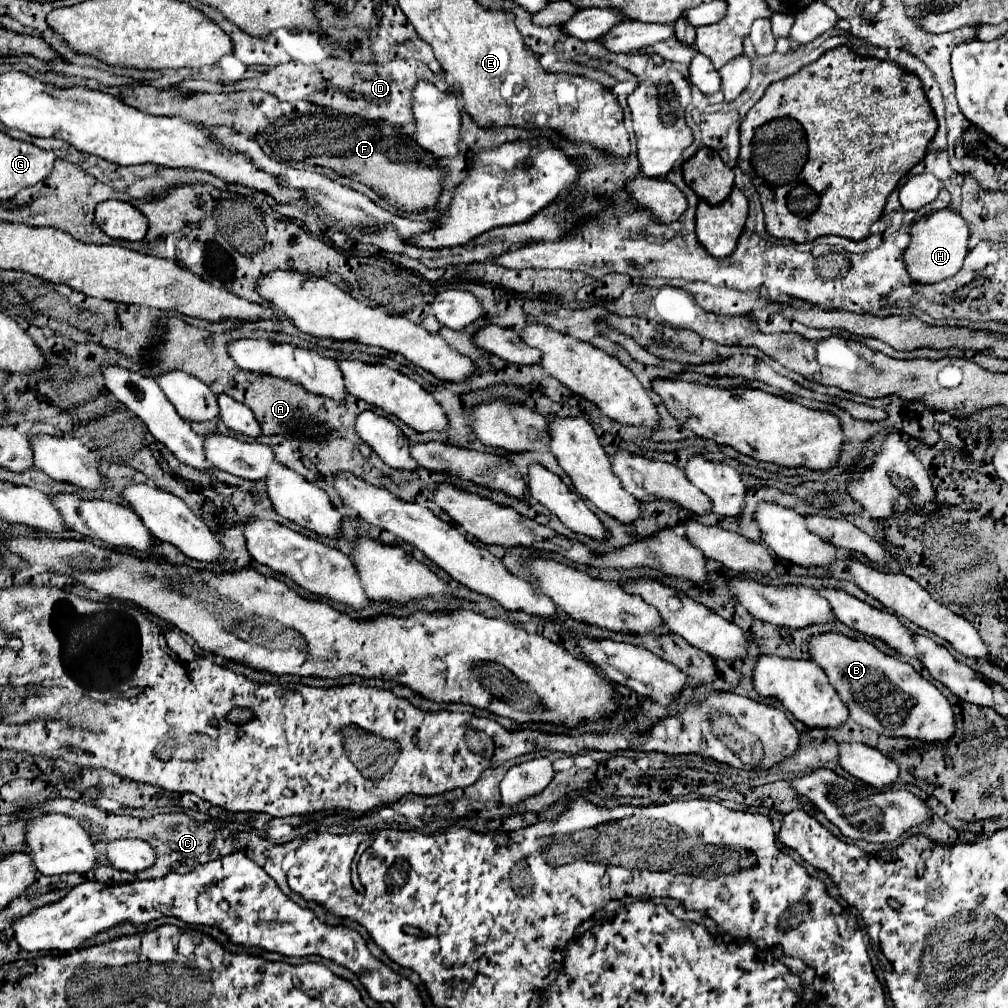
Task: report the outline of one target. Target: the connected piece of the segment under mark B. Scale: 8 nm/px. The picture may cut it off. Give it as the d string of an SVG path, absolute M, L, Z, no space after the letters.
M836 632L810 638L810 654L852 710L850 720L860 726L890 738L918 738L930 746L946 744L954 736L956 718L948 698L896 656L882 654L866 640L852 640Z

